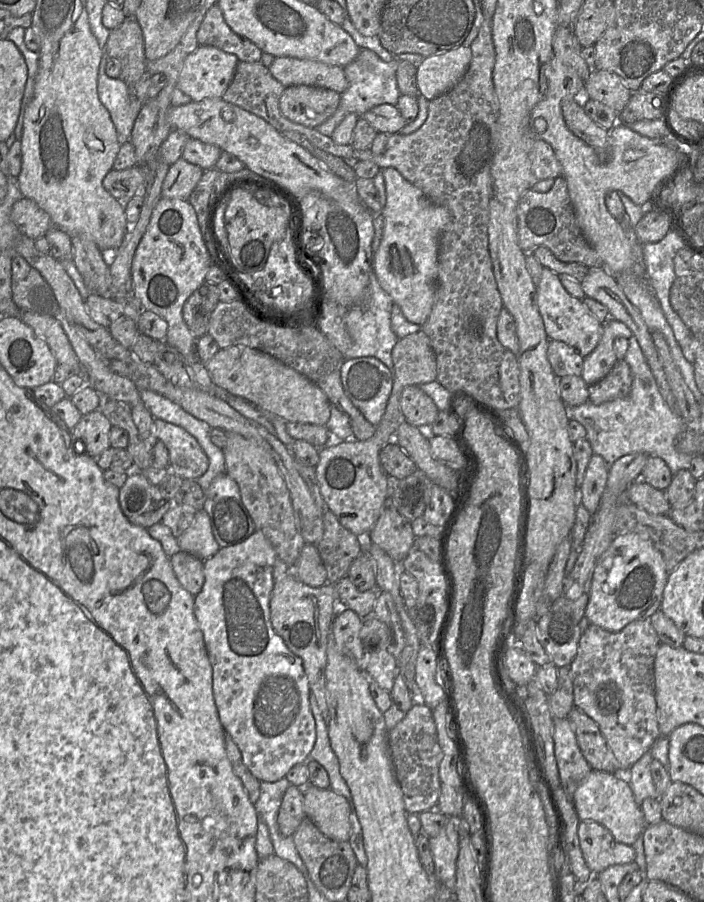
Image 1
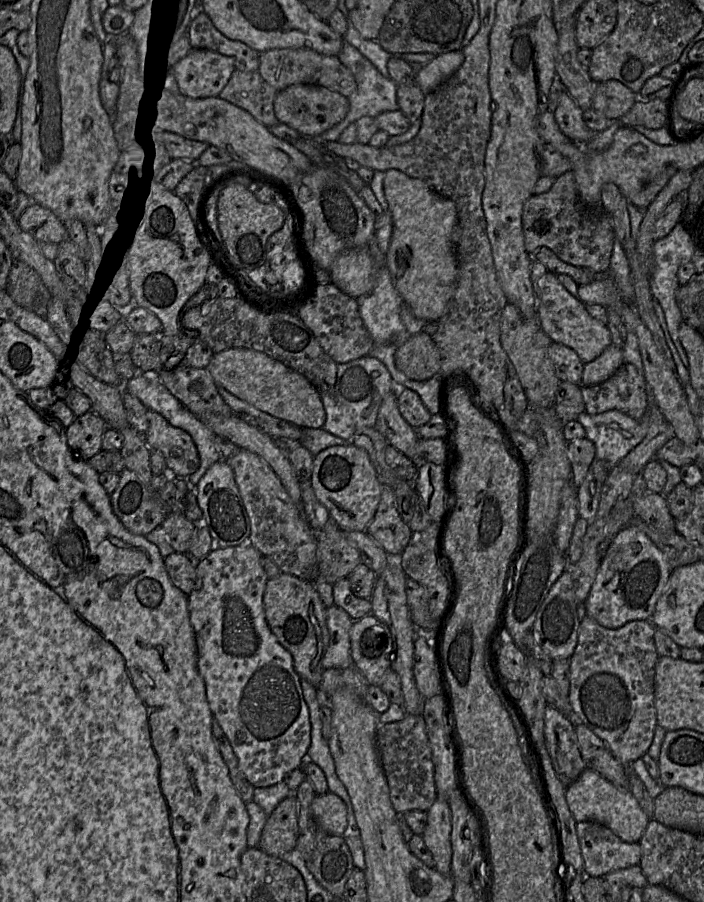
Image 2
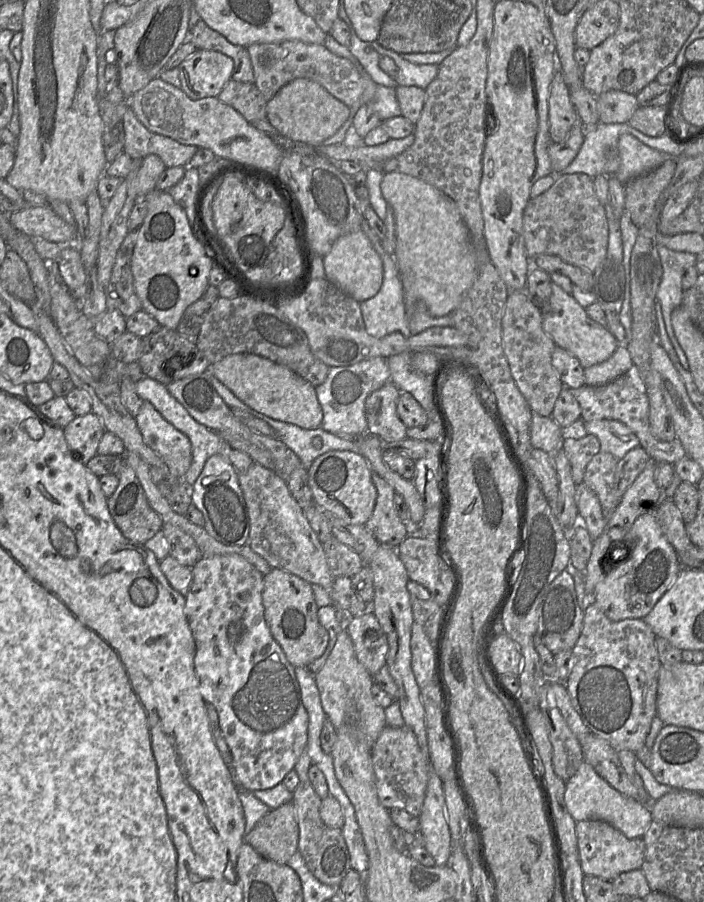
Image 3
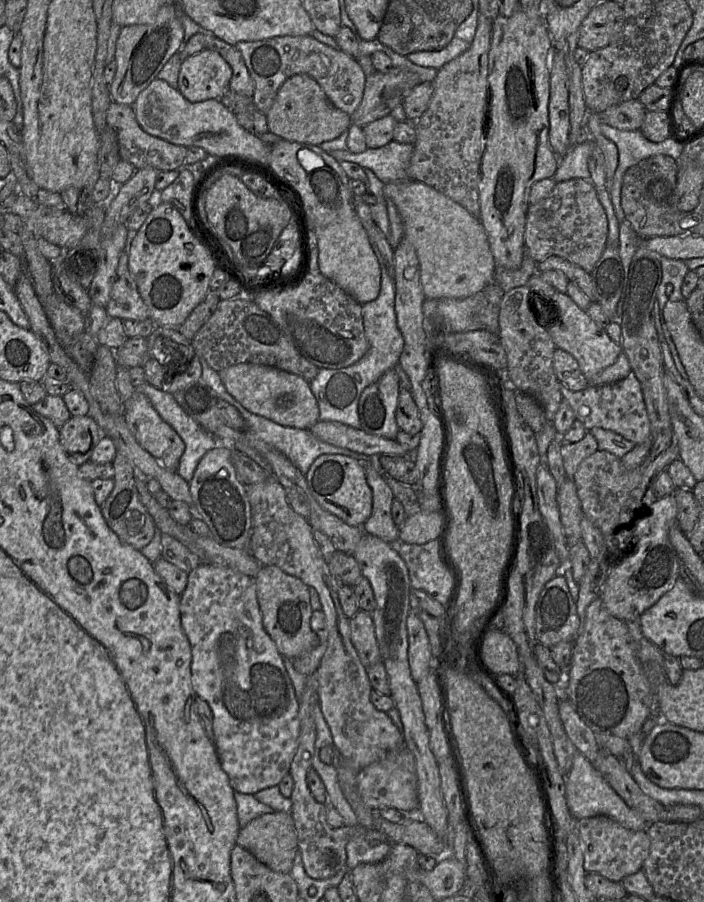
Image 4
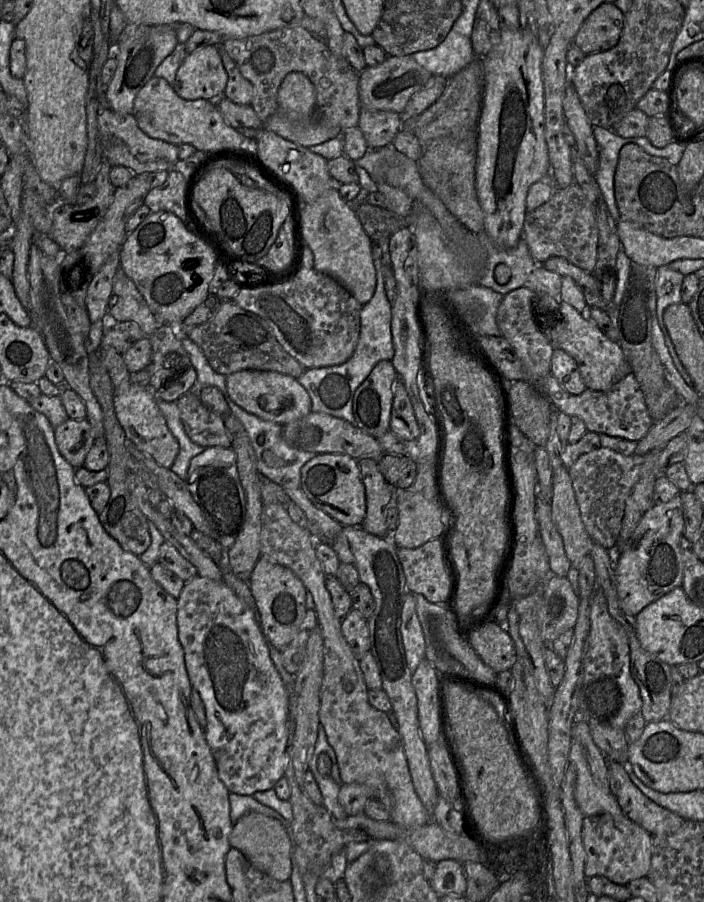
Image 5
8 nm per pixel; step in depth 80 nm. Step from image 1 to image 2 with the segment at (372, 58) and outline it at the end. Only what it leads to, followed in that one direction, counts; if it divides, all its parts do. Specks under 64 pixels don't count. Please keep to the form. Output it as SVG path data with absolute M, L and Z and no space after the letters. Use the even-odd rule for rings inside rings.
M344 42L337 57L341 63L353 73L357 88L356 91L348 97L350 109L346 117L332 128L322 133L321 137L323 141L338 141L339 136L348 127L348 125L355 123L363 116L375 118L383 112L400 109L396 96L396 89L398 85L391 78L384 77L355 47L351 46L347 42Z

